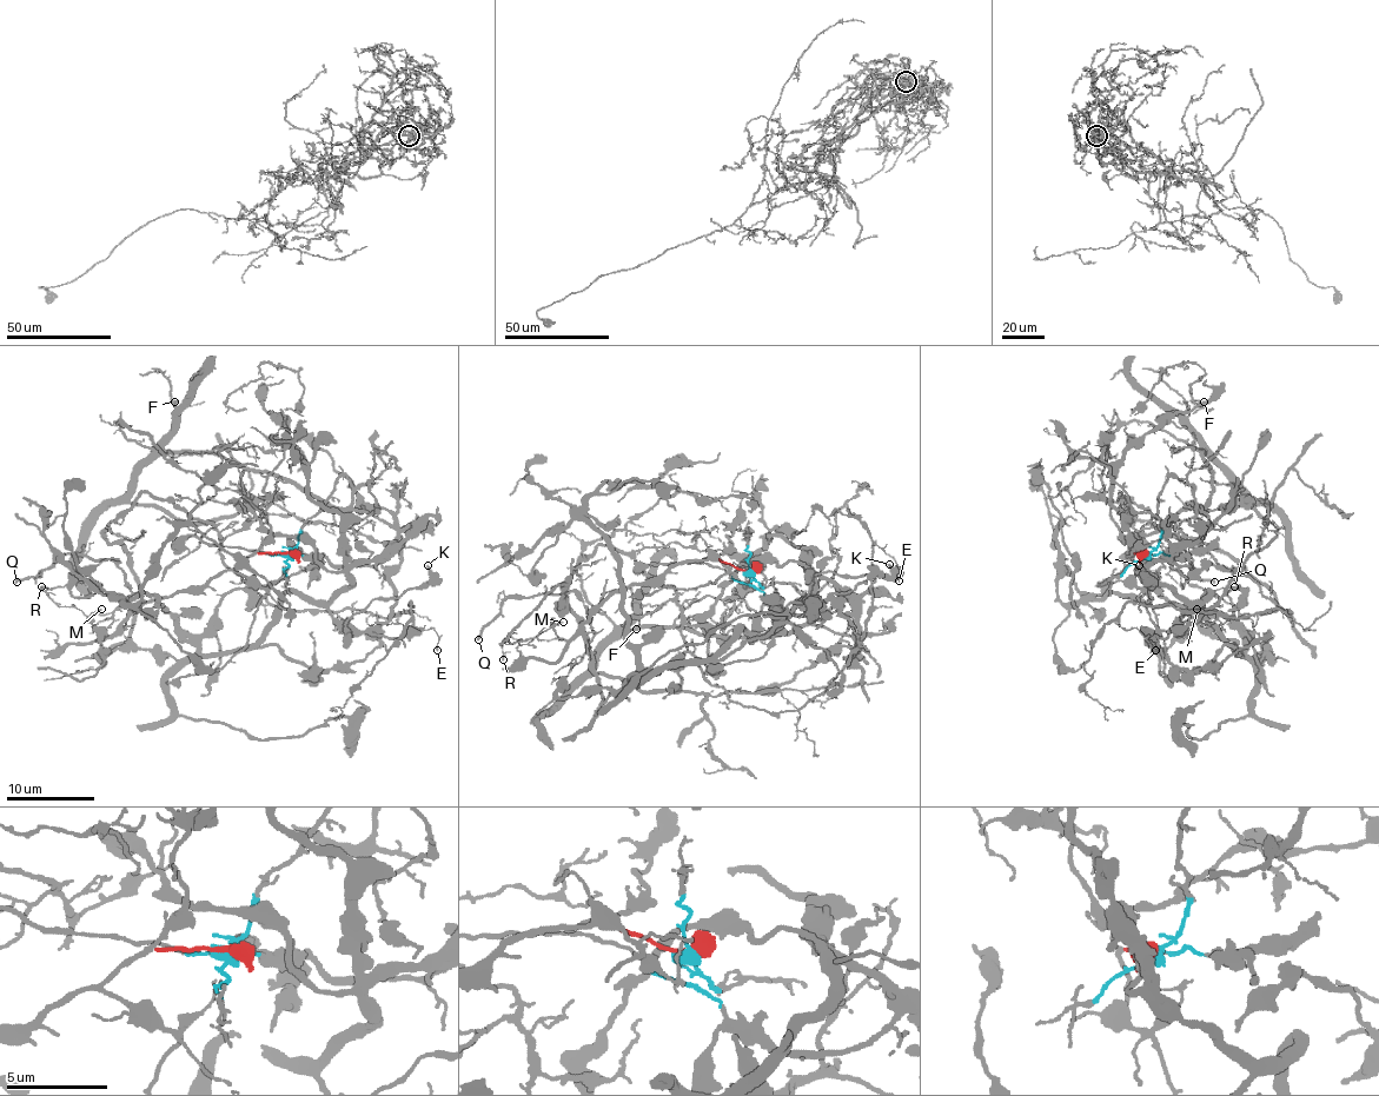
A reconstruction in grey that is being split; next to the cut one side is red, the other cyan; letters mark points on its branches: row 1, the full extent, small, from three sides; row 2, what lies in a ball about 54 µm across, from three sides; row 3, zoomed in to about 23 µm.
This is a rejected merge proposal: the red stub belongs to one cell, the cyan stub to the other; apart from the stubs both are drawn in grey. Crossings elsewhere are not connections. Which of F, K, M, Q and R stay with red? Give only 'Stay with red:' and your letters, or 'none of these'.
Stay with red: M, Q, R

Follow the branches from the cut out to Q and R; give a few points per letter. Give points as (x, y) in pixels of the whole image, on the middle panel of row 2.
Q: (750, 570), (708, 557), (616, 590), (583, 625), (581, 662), (591, 616), (572, 592), (512, 596), (477, 641)
R: (750, 570), (708, 557), (680, 562), (611, 595), (563, 641), (550, 628), (525, 645), (506, 638), (504, 661)

